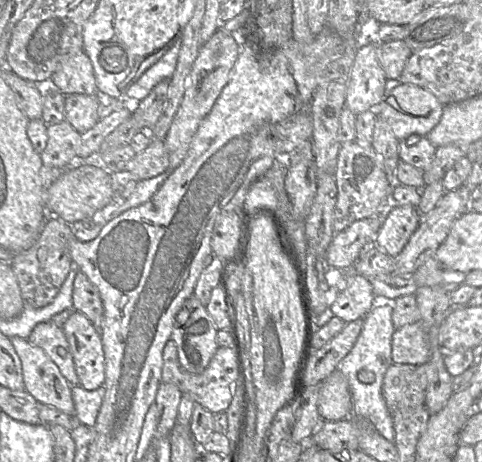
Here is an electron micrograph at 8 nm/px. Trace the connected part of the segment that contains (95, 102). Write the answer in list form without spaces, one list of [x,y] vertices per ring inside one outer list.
[[[73,93],[65,96],[66,120],[83,134],[99,121],[101,95]]]

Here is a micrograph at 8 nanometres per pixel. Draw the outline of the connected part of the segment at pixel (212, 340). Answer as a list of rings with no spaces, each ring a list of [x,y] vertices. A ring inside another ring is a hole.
[[[192,295],[184,302],[182,309],[177,314],[176,324],[172,331],[170,339],[172,339],[177,346],[181,366],[190,373],[202,373],[219,348],[217,343],[218,329],[214,325],[206,307],[195,295]]]

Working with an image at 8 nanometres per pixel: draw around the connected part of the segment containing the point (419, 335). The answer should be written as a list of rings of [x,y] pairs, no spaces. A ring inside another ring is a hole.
[[[418,320],[398,328],[392,335],[392,362],[421,365],[429,361],[431,346],[423,323]]]

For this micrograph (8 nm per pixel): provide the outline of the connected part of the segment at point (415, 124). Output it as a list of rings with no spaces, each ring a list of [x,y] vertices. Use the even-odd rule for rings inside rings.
[[[402,83],[385,93],[375,111],[401,141],[412,134],[425,137],[439,123],[443,108],[431,92],[415,84]]]

